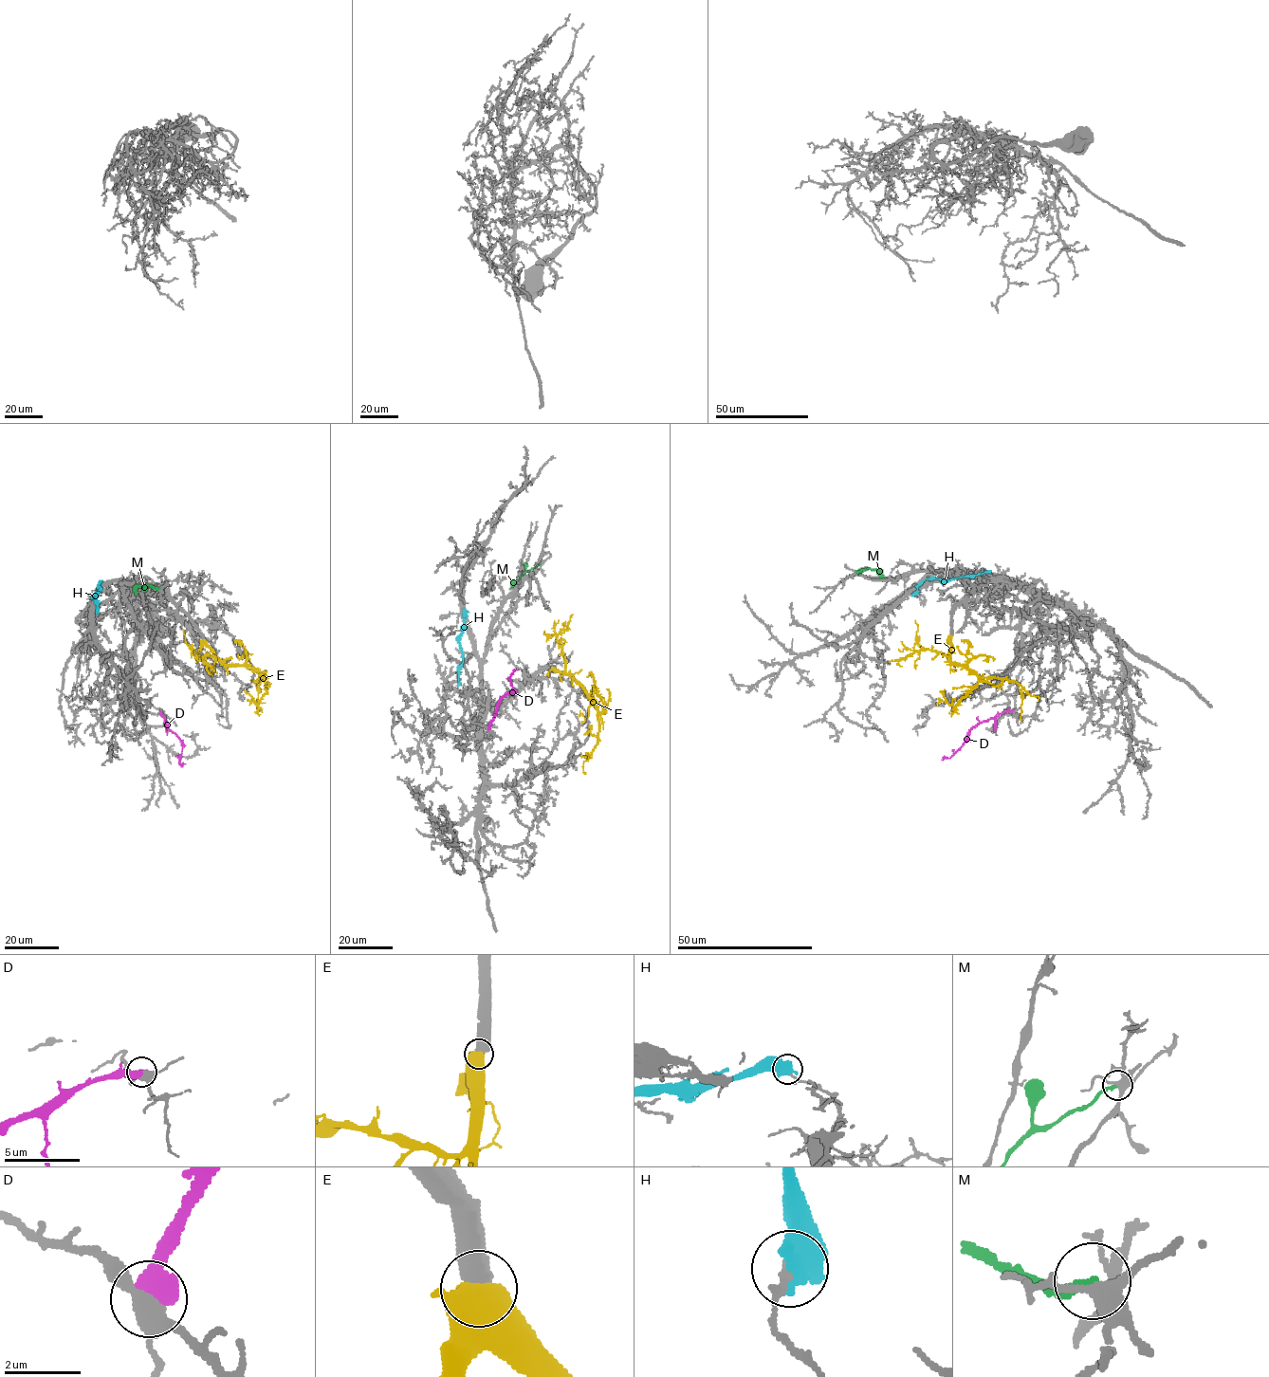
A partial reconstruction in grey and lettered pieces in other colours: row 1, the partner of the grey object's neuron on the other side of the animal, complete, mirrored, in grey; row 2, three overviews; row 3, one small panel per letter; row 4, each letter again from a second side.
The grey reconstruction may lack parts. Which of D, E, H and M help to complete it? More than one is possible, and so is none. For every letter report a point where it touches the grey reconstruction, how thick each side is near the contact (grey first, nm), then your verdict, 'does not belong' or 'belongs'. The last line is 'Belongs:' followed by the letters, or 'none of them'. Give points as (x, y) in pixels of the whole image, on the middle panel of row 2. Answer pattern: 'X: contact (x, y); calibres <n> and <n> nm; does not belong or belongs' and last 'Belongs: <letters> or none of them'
D: contact (488, 729); calibres 360 and 600 nm; does not belong
E: contact (555, 670); calibres 650 and 600 nm; does not belong
H: contact (458, 685); calibres 180 and 750 nm; does not belong
M: contact (541, 563); calibres 360 and 240 nm; does not belong
Belongs: none of them

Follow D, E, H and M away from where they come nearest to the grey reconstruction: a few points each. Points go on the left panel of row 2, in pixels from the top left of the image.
D: (159, 713), (179, 740), (179, 762), (182, 766)
E: (203, 640), (227, 664), (247, 665), (259, 673), (265, 672), (258, 684), (256, 704), (262, 711)
H: (100, 582), (98, 585), (101, 588), (94, 596), (96, 614)
M: (159, 588), (137, 585), (136, 594)

